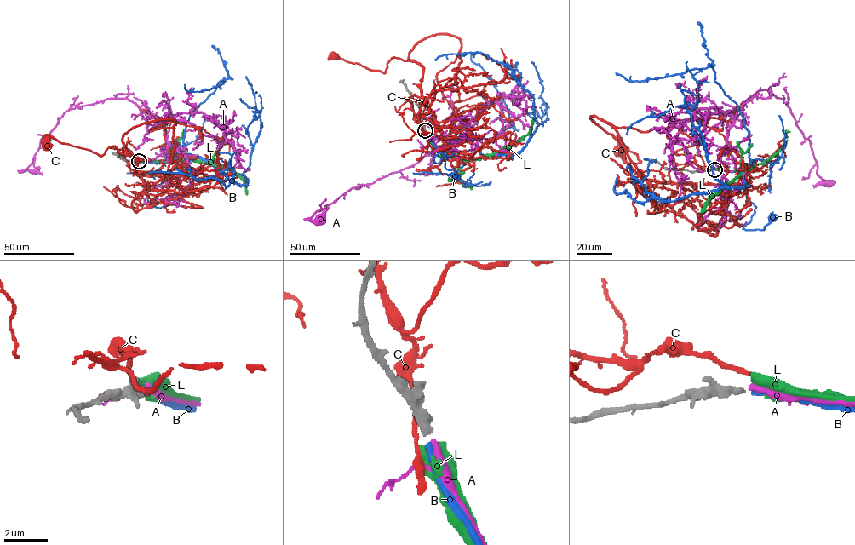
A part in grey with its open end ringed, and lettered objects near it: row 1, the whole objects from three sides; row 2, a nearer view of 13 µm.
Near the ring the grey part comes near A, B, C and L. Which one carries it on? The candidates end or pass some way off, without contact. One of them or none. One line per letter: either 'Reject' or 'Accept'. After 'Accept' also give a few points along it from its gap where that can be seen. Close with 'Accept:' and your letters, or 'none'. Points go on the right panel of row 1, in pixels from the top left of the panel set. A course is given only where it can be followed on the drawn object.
A: Reject
B: Accept. Its course: (714, 169), (748, 171), (753, 160), (737, 170), (746, 197), (755, 208), (743, 227), (763, 230), (773, 218)
C: Reject
L: Reject
Accept: B

